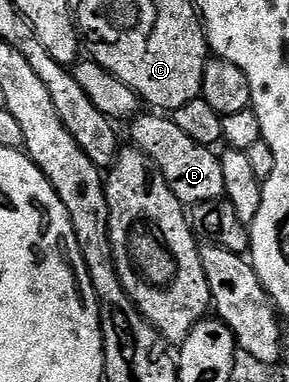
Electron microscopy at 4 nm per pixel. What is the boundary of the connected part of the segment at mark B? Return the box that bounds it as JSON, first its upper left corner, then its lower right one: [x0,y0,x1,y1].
[131,114,225,206]

